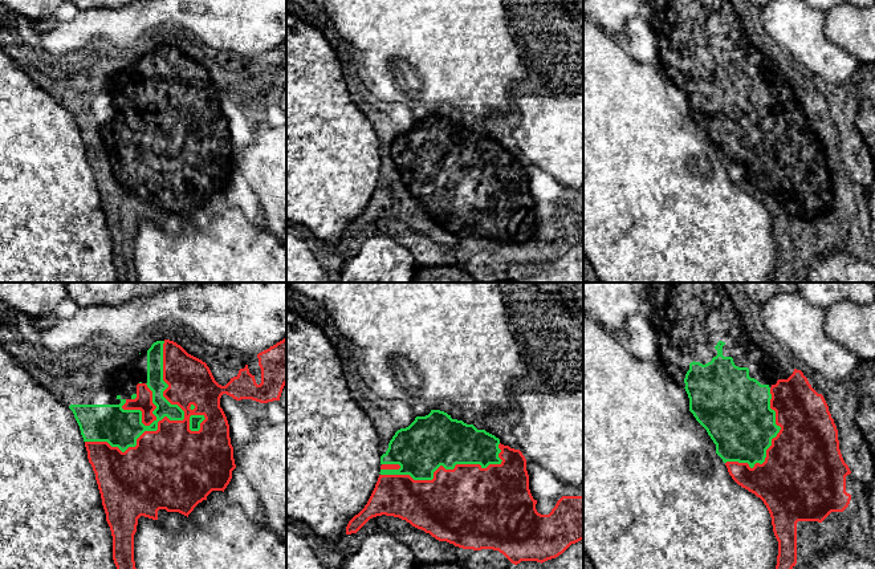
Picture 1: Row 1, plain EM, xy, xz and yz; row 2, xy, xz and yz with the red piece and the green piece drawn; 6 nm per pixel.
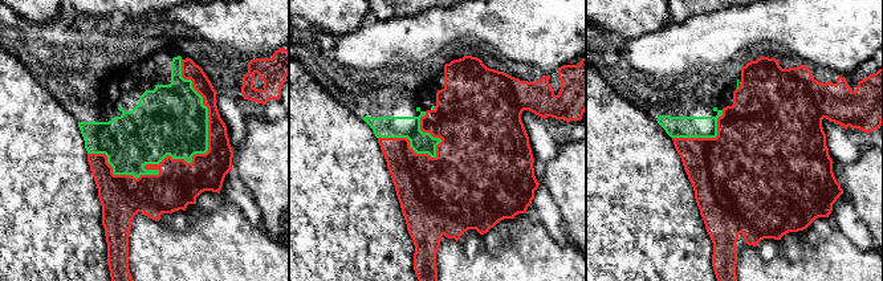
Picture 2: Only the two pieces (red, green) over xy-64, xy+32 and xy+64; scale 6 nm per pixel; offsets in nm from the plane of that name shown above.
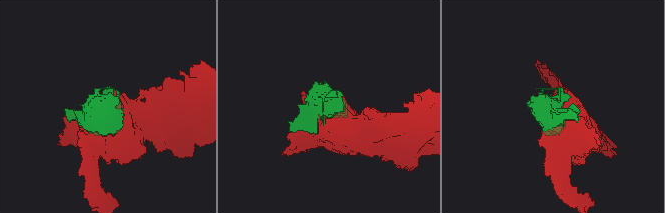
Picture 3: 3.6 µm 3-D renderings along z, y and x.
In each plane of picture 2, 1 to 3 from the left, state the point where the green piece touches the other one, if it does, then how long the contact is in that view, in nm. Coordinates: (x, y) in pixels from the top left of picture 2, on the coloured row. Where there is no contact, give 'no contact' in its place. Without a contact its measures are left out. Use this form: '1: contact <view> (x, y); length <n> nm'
1: contact xy-64 (192, 158); length 800 nm
2: contact xy+32 (411, 149); length 400 nm
3: contact xy+64 (707, 138); length 360 nm

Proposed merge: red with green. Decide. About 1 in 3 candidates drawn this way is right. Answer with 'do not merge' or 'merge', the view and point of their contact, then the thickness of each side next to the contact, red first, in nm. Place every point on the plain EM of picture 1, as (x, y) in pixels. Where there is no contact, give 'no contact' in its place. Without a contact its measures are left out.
merge | xy (169, 122) | 420/180 nm

